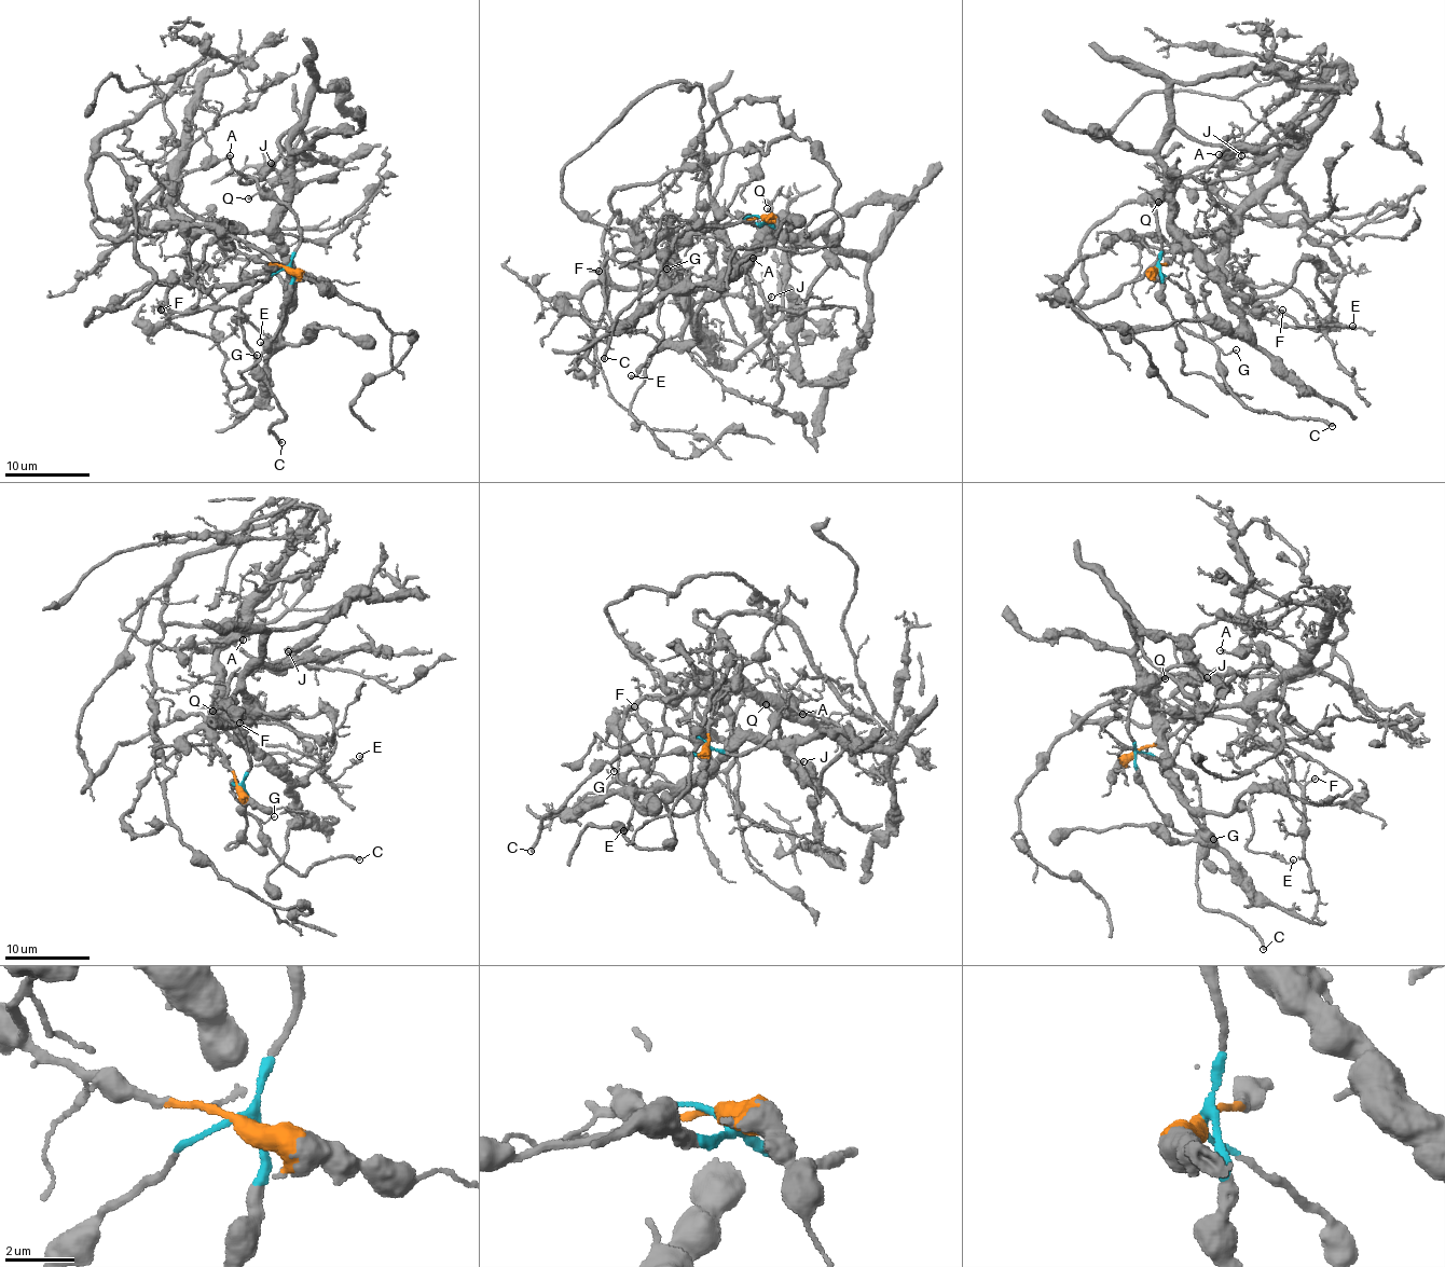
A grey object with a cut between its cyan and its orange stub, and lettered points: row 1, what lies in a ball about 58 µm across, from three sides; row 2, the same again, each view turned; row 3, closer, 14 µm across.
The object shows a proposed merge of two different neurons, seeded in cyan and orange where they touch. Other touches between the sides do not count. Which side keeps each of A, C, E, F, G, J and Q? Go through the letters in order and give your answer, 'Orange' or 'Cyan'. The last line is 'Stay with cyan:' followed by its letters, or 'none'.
A: Orange
C: Cyan
E: Orange
F: Orange
G: Cyan
J: Cyan
Q: Cyan
Stay with cyan: C, G, J, Q

